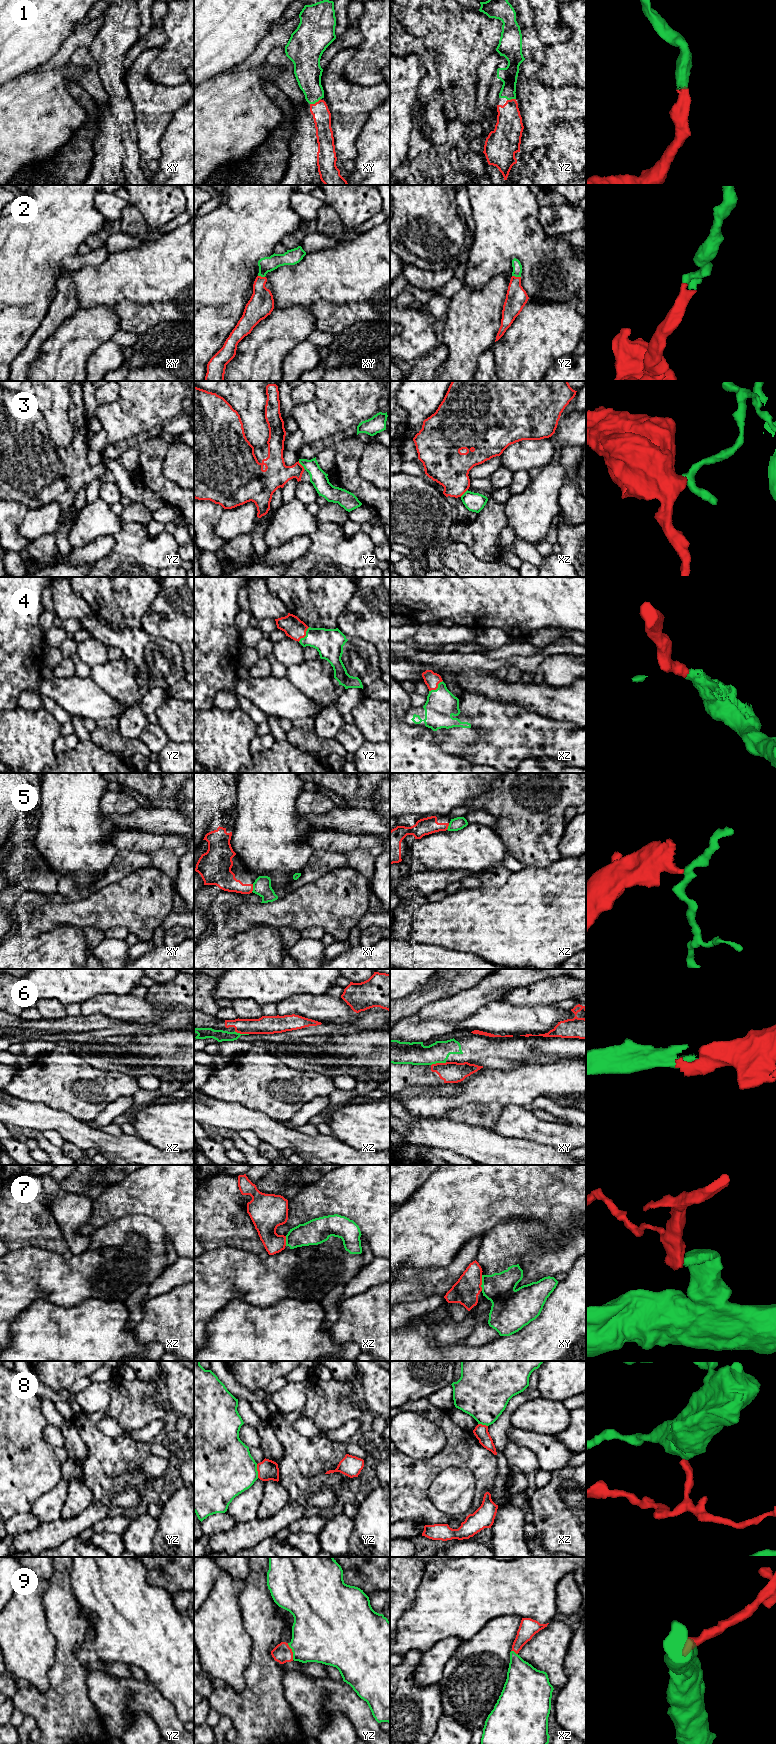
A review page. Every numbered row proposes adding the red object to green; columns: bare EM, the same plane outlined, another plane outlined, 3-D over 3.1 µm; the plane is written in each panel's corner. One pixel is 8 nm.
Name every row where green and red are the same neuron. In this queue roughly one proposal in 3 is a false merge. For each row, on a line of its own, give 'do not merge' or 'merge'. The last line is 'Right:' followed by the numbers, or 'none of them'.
1: merge
2: merge
3: do not merge
4: merge
5: do not merge
6: do not merge
7: do not merge
8: do not merge
9: merge
Right: 1, 2, 4, 9

